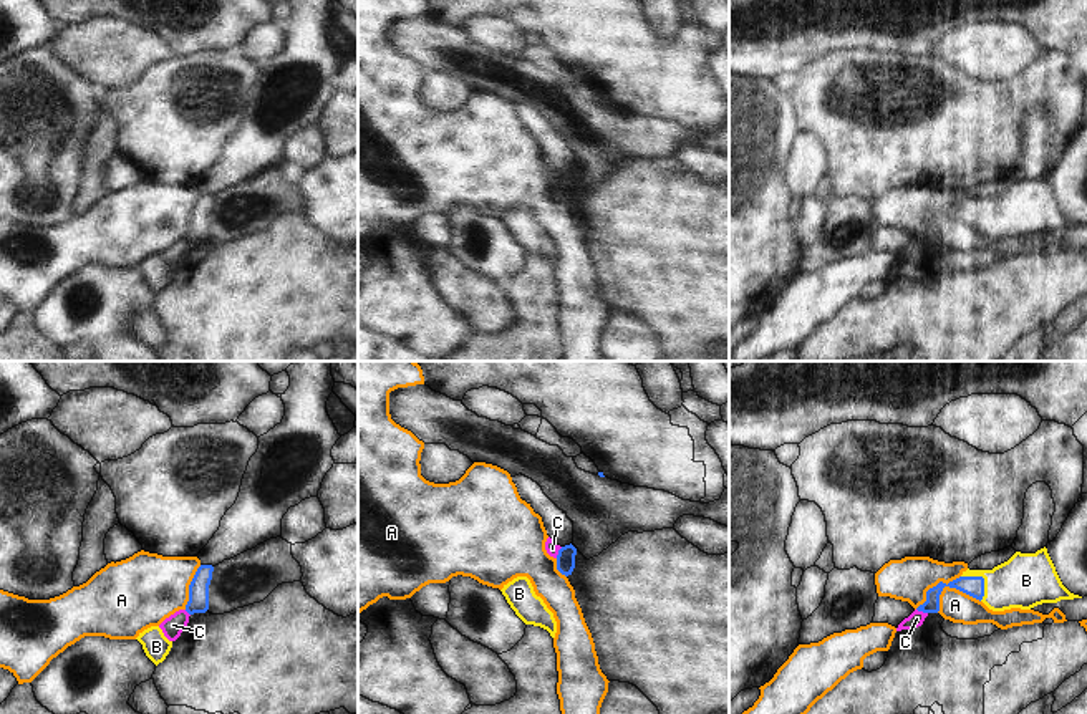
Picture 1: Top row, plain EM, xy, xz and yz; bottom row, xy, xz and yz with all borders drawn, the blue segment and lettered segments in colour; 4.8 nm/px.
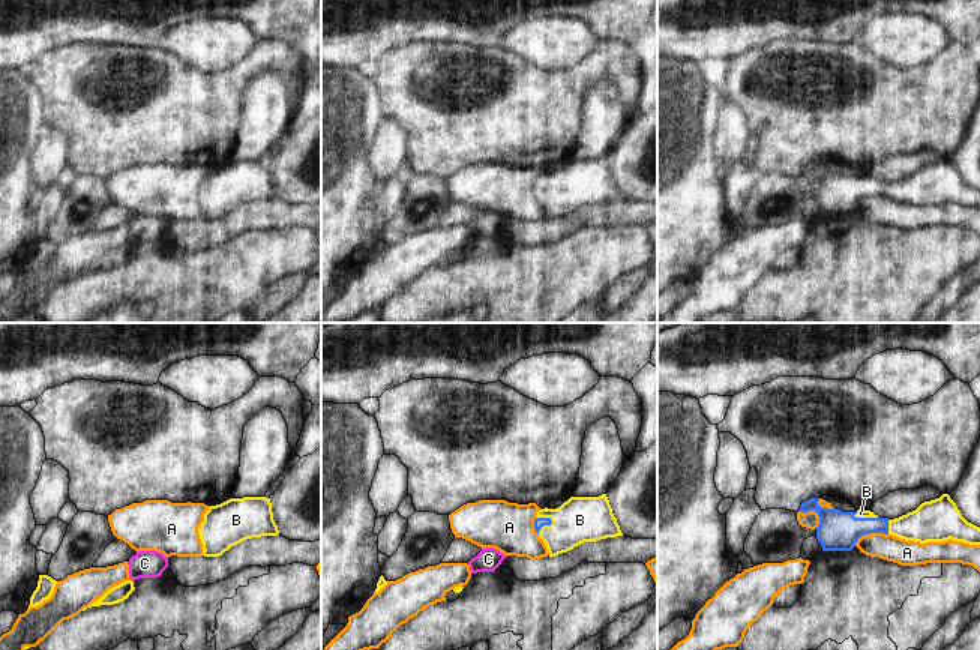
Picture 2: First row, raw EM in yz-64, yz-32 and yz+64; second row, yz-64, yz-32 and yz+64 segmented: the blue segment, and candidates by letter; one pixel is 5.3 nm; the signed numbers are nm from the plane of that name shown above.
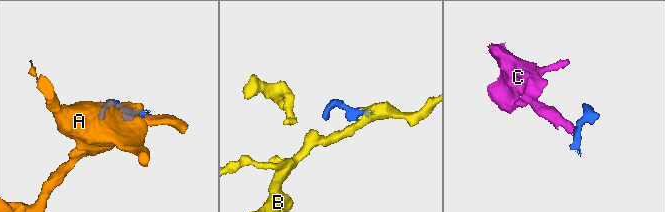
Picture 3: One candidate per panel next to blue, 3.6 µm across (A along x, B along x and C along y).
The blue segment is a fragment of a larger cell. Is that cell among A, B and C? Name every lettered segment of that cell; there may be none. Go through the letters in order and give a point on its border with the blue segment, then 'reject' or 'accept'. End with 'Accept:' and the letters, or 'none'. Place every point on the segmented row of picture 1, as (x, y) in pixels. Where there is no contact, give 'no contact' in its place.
A: yz (943, 583) | reject
B: yz (983, 578) | accept
C: xz (559, 552) | reject
Accept: B

